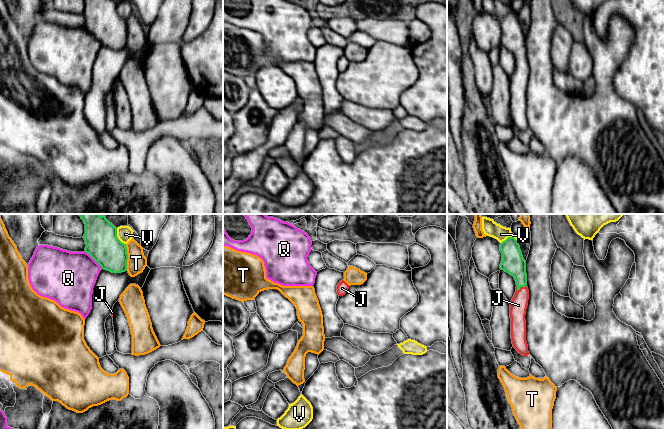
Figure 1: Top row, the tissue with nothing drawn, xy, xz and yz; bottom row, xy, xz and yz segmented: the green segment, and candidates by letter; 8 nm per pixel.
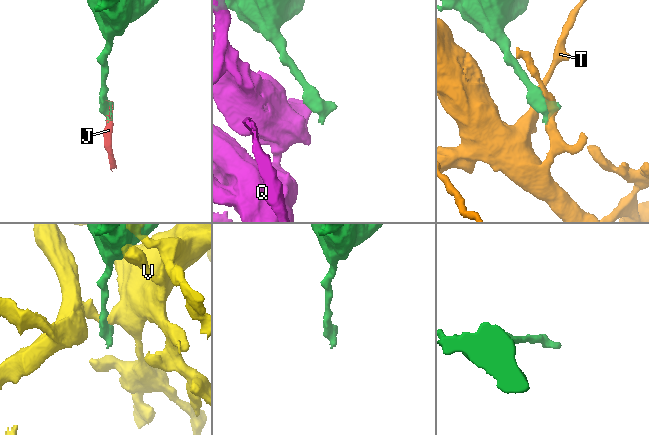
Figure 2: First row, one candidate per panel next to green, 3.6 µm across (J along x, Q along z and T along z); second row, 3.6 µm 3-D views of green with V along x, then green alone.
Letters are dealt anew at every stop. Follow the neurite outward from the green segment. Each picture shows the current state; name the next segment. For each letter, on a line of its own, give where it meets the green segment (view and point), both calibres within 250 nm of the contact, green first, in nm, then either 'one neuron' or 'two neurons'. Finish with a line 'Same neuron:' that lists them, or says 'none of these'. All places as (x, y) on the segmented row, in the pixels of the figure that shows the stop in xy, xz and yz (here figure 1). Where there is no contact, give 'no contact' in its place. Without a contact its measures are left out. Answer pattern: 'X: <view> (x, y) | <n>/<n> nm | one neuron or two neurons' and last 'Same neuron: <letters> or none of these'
J: yz (521, 286) | 180/140 nm | one neuron
Q: xy (93, 258) | 280/420 nm | two neurons
T: xy (127, 257) | 280/160 nm | two neurons
V: xy (117, 237) | 280/130 nm | two neurons
Same neuron: J

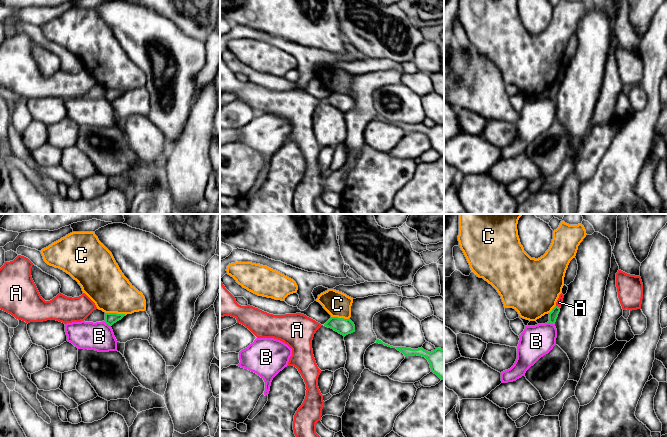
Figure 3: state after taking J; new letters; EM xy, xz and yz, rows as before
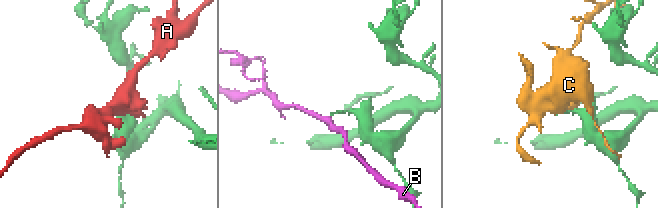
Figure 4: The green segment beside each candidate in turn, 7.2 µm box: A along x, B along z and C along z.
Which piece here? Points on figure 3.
A: yz (557, 306) | 70/50 nm | two neurons
B: xy (107, 323) | 100/240 nm | two neurons
C: xy (115, 313) | 100/340 nm | two neurons
Same neuron: none of these

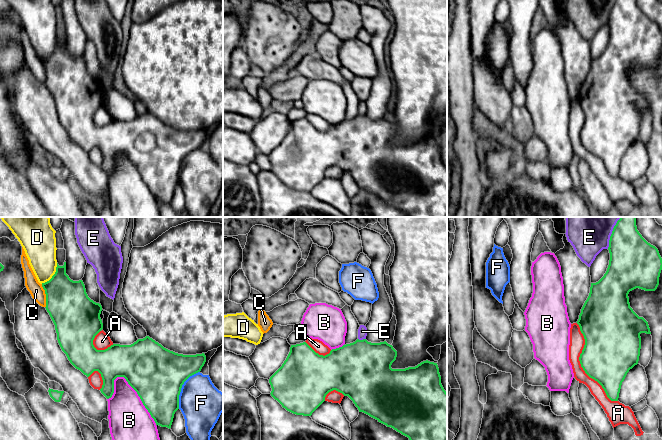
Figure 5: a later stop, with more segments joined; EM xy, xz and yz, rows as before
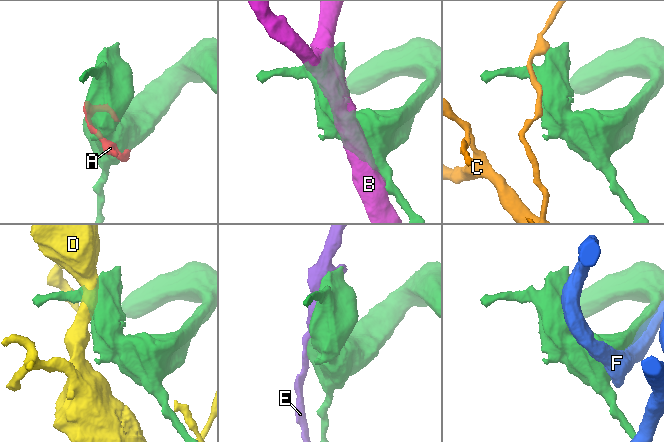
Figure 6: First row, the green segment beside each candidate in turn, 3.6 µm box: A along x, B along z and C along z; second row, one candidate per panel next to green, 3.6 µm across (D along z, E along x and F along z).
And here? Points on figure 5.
A: yz (581, 366) | 420/120 nm | two neurons
B: xy (140, 398) | 440/360 nm | two neurons
C: xy (46, 296) | 360/120 nm | two neurons
D: xy (53, 275) | 340/260 nm | two neurons
E: xz (363, 339) | 480/80 nm | two neurons
F: xy (181, 387) | 440/360 nm | two neurons
Same neuron: none of these

